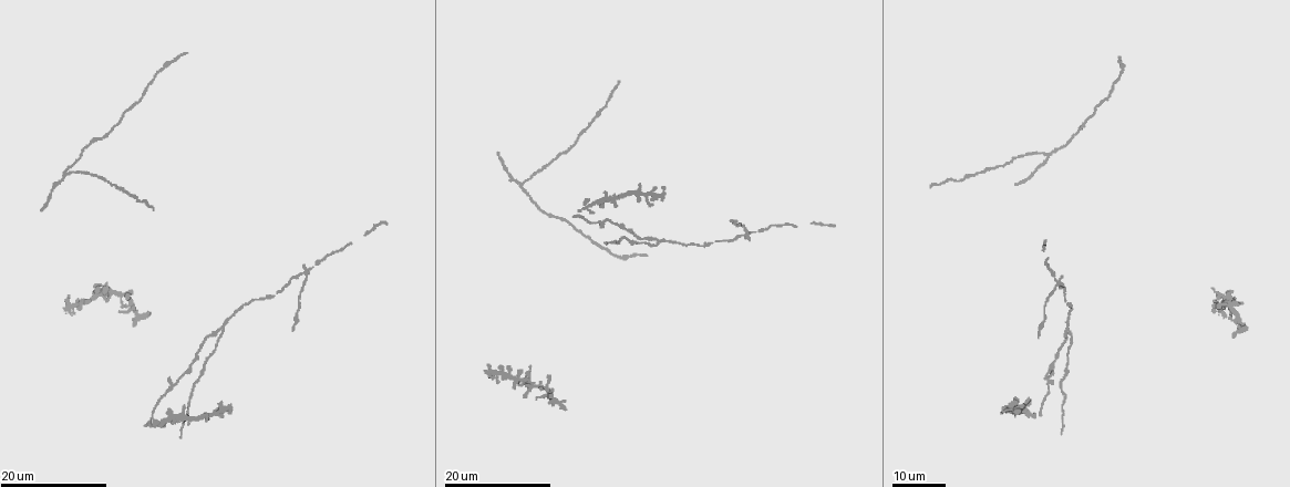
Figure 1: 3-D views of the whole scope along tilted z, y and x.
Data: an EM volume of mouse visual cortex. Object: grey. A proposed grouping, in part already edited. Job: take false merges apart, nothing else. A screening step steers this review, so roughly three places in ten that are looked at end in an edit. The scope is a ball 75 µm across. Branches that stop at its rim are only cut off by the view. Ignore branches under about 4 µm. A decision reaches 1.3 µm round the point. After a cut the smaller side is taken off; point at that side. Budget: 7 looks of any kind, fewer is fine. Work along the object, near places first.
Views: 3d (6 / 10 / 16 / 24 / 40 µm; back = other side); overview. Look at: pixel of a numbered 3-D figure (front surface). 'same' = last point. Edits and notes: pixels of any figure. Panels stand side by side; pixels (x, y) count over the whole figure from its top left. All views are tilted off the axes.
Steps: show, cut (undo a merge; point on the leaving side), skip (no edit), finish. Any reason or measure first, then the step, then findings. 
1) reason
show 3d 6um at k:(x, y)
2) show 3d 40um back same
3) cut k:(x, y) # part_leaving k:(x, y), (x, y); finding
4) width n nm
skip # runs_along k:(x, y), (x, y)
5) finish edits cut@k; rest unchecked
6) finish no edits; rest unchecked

looks like a crossing
show 3d 24um at 1:(306, 271)

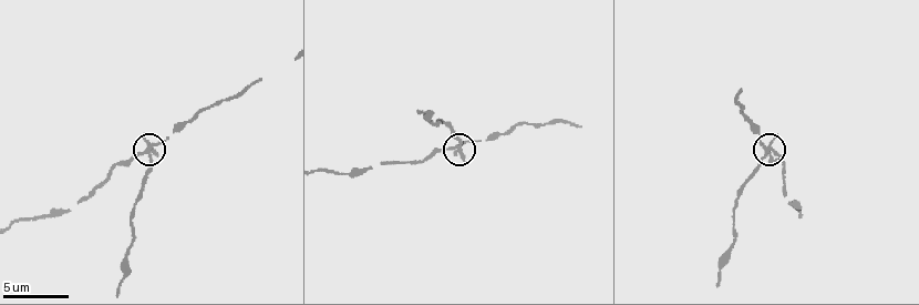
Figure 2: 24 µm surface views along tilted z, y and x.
show 3d 6um at 2:(766, 147)

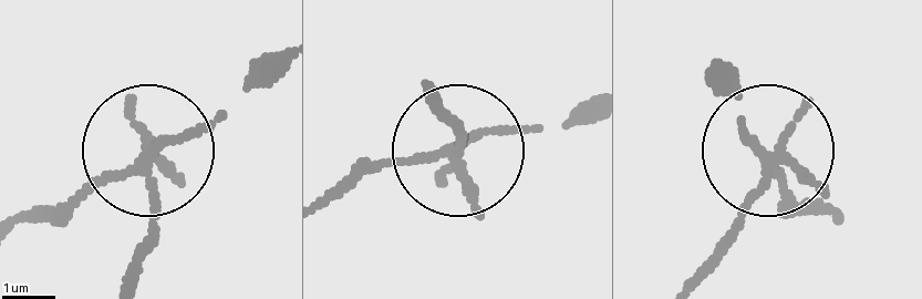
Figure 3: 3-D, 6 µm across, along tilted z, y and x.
width 200 nm
cut 3:(144, 237) # part_leaving 3:(146, 167), (155, 233), (140, 275); a second neuron is stuck on

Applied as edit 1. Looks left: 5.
three-way junction
show 3d 24um at 1:(660, 240)

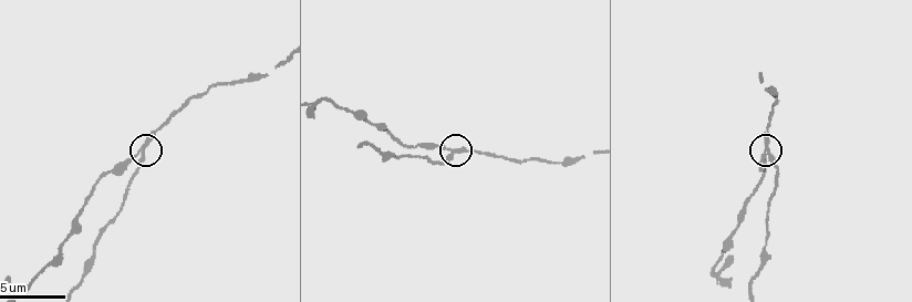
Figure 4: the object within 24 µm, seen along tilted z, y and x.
show 3d 6um at 4:(450, 152)

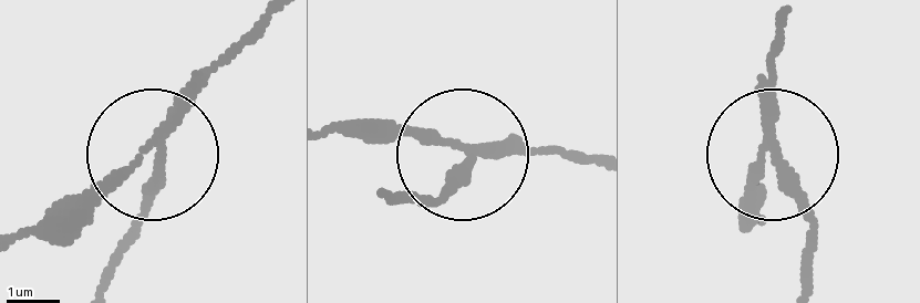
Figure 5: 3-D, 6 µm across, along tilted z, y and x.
arms 3
cut 5:(145, 204) # a second neuron is stuck on

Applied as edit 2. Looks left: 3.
three-way junction
show 3d 16um at 1:(63, 172)

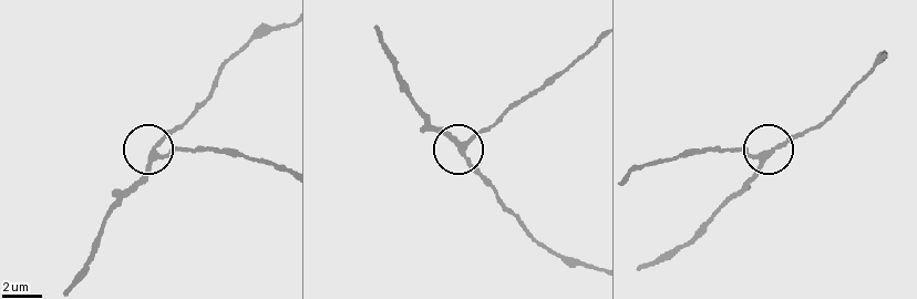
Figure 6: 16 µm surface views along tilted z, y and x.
show 3d 10um at 6:(763, 159)

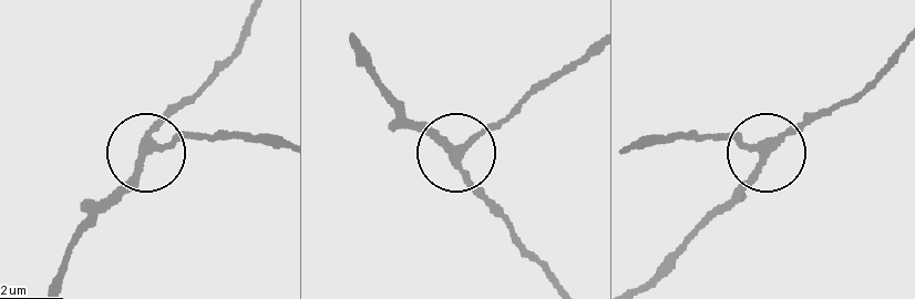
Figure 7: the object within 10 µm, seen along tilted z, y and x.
show 3d 10um back at 7:(144, 152)

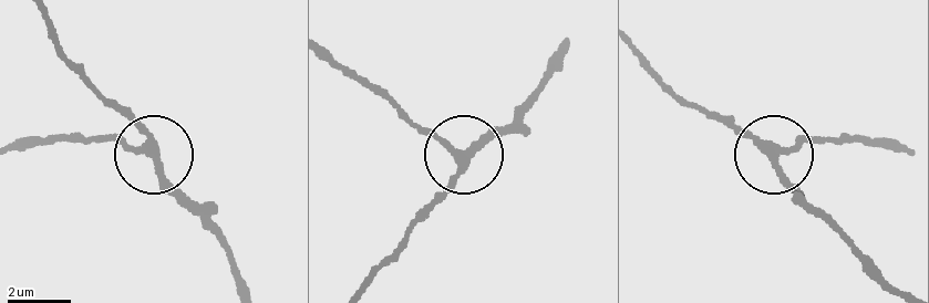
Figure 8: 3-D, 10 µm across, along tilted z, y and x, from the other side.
side_arm 10 um
skip # runs_along 8:(22, 148), (73, 135), (123, 143), (145, 153), (219, 232); one neuron here

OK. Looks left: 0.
finish edits cut@3, cut@5; rest unchecked

